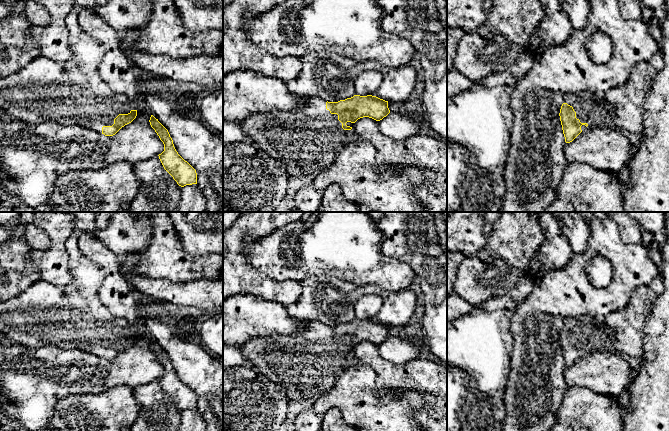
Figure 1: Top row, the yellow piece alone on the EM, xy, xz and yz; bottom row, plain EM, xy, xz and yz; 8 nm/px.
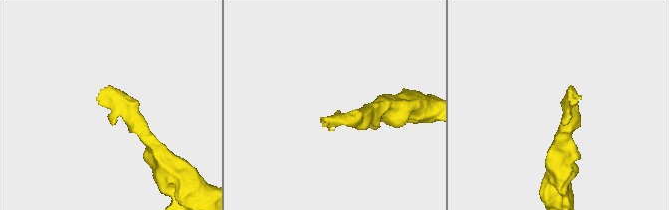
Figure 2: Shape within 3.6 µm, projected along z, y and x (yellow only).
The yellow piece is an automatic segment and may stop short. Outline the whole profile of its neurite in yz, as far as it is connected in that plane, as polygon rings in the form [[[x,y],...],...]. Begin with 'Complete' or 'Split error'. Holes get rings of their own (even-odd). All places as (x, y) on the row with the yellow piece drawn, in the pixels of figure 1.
Split error. [[[581,91],[565,94],[559,116],[566,143],[572,142],[587,129],[618,129],[614,123],[614,105],[601,92]]]

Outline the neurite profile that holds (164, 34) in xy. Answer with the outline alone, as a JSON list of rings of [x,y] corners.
[[[151,0],[152,10],[139,33],[124,32],[121,50],[127,54],[130,48],[154,55],[168,55],[175,59],[198,55],[223,54],[223,29],[193,33],[183,26],[182,17],[173,0]]]

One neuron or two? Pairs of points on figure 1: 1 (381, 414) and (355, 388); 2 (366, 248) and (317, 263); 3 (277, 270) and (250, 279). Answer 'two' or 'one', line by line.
1: one
2: one
3: two

